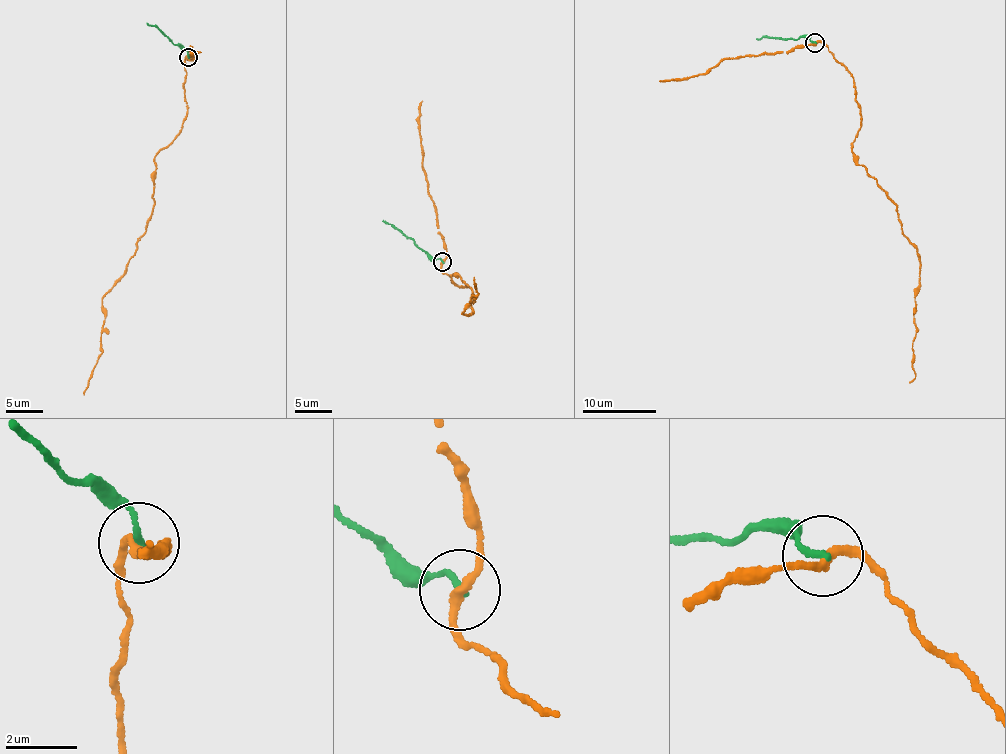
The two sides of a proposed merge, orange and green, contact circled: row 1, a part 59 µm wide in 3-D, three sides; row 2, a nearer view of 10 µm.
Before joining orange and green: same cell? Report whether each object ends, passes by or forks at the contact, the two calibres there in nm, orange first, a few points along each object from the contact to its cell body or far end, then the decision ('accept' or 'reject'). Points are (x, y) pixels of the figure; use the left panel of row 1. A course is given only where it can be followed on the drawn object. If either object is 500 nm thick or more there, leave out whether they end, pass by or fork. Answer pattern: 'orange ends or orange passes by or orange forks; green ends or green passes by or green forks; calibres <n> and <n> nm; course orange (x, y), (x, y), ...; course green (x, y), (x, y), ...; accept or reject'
orange passes by; green ends; calibres 240 and 190 nm; course orange (188, 56), (182, 130), (154, 158), (155, 204), (147, 229), (127, 271), (102, 299), (103, 352), (83, 395); course green (188, 56), (186, 49), (146, 23); reject

